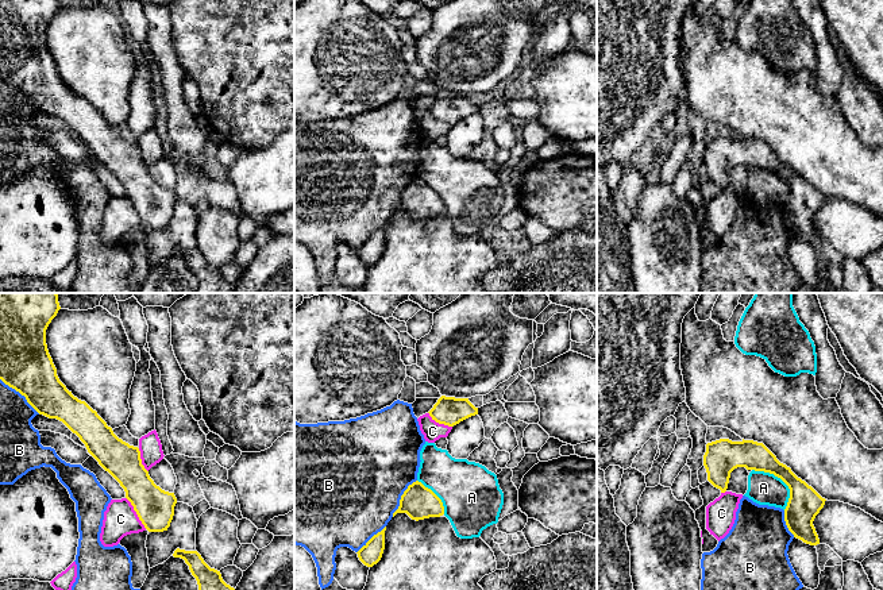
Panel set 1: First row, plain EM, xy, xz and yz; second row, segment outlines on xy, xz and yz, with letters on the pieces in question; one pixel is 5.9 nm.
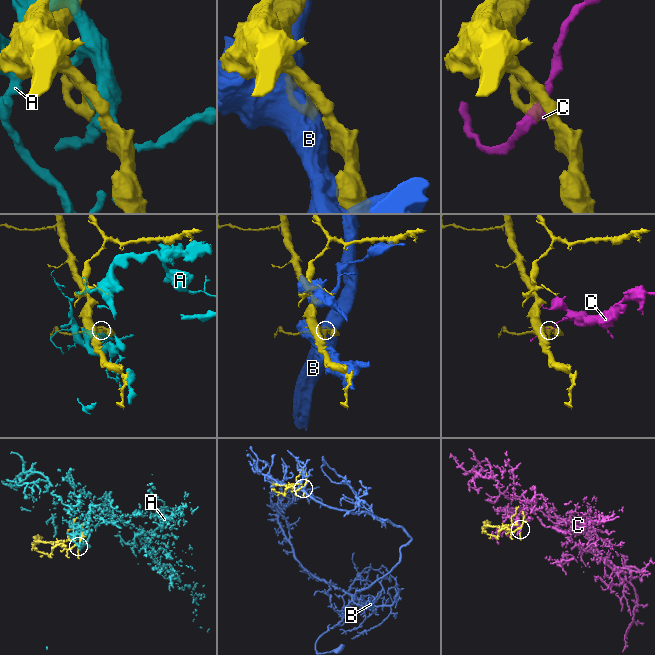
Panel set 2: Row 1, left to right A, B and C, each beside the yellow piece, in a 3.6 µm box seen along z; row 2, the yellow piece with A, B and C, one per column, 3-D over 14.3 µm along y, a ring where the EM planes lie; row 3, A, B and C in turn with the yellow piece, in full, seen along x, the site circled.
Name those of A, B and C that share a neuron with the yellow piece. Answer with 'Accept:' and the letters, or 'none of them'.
Accept: none of them

